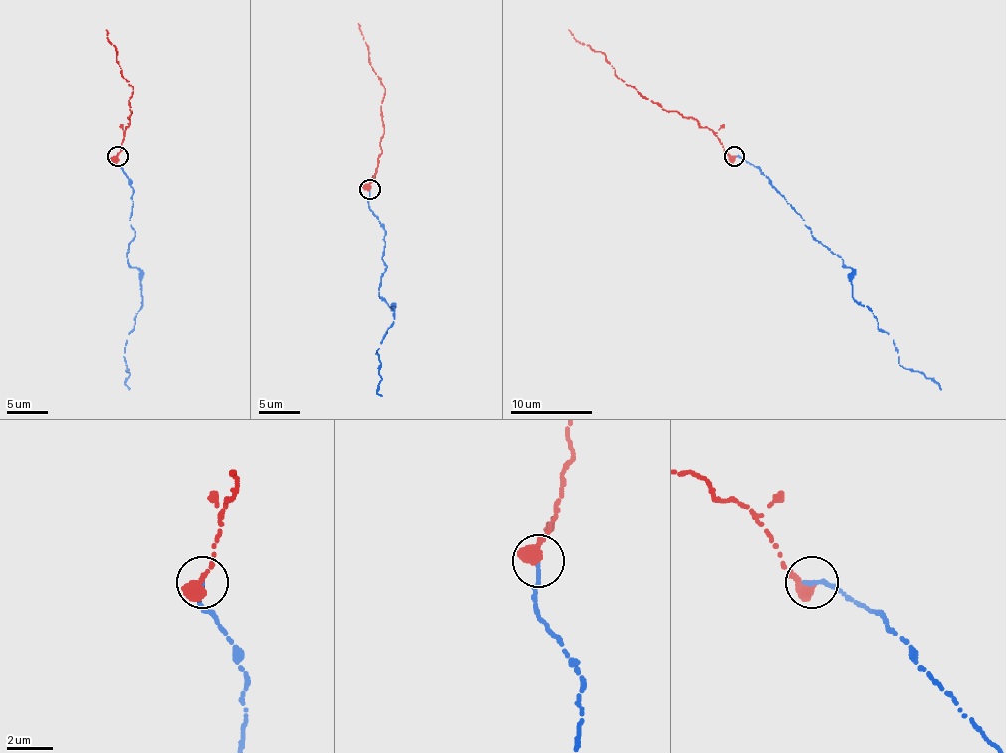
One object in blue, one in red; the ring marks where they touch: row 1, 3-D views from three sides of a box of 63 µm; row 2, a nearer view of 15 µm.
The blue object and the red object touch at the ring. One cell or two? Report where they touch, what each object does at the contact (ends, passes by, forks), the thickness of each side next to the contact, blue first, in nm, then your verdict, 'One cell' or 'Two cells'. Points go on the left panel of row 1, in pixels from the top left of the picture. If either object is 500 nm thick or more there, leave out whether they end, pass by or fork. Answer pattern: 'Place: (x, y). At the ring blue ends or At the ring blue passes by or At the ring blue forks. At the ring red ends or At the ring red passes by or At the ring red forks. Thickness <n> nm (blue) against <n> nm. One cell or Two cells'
Place: (117, 156). Thickness 220 nm (blue) against 550 nm. One cell

